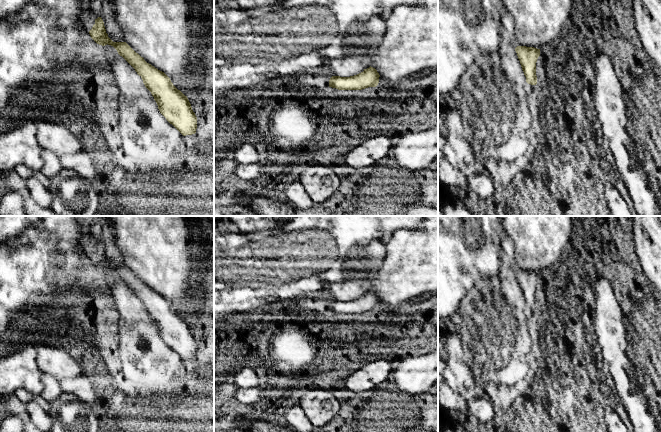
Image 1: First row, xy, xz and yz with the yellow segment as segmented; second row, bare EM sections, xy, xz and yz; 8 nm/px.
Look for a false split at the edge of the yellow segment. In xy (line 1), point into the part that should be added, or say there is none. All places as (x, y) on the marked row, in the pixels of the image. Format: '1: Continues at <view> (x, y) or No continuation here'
1: No continuation here

